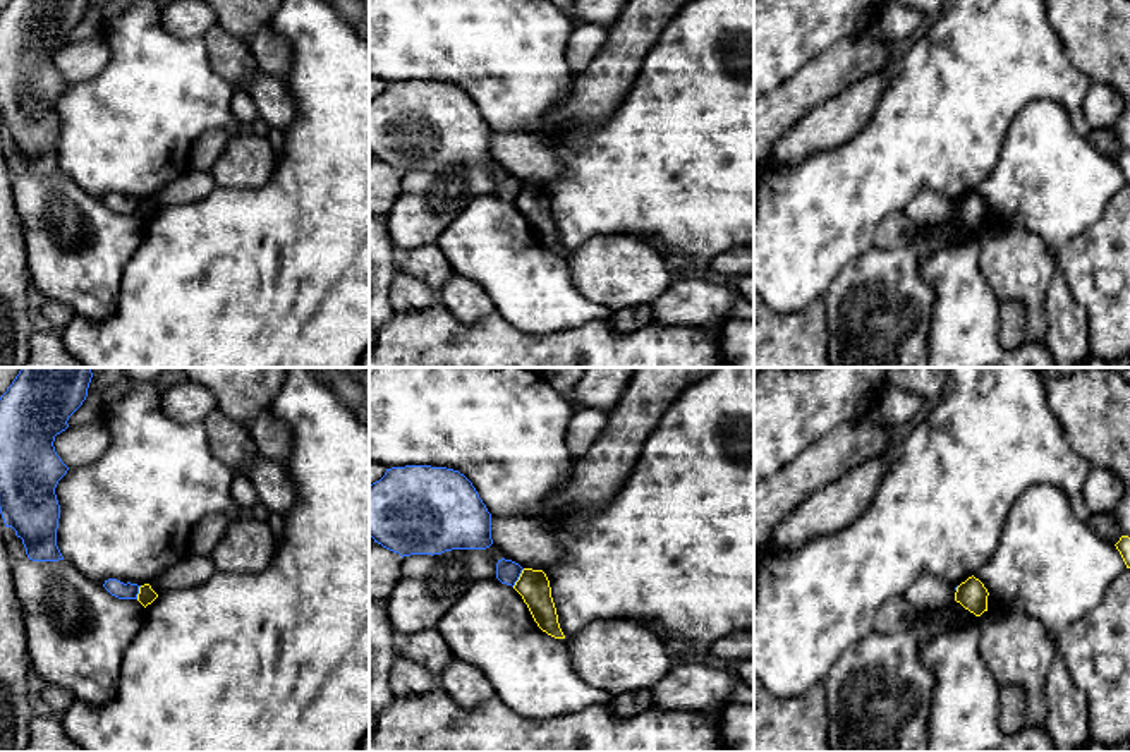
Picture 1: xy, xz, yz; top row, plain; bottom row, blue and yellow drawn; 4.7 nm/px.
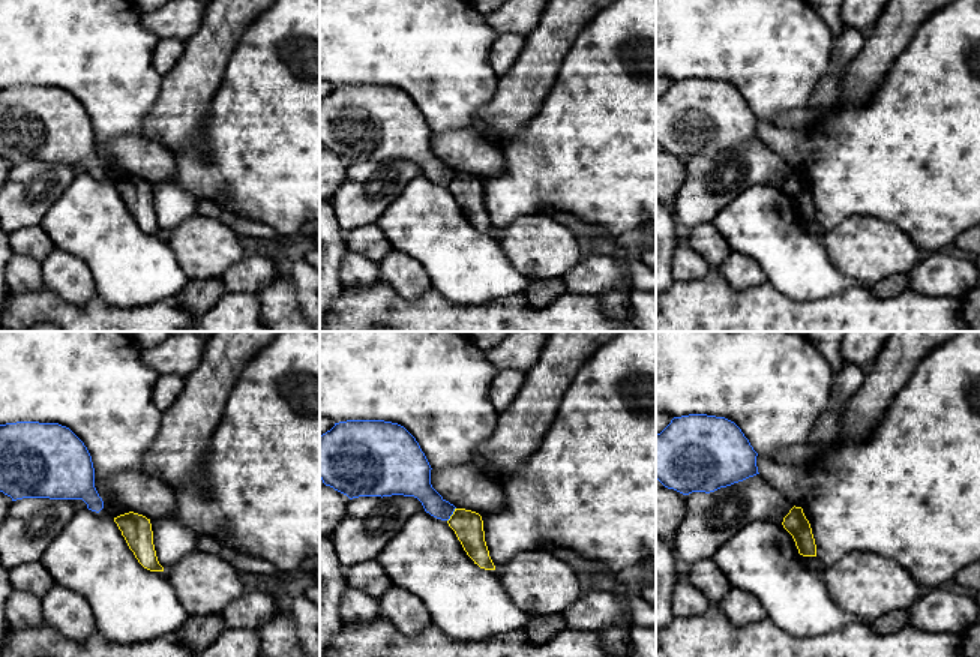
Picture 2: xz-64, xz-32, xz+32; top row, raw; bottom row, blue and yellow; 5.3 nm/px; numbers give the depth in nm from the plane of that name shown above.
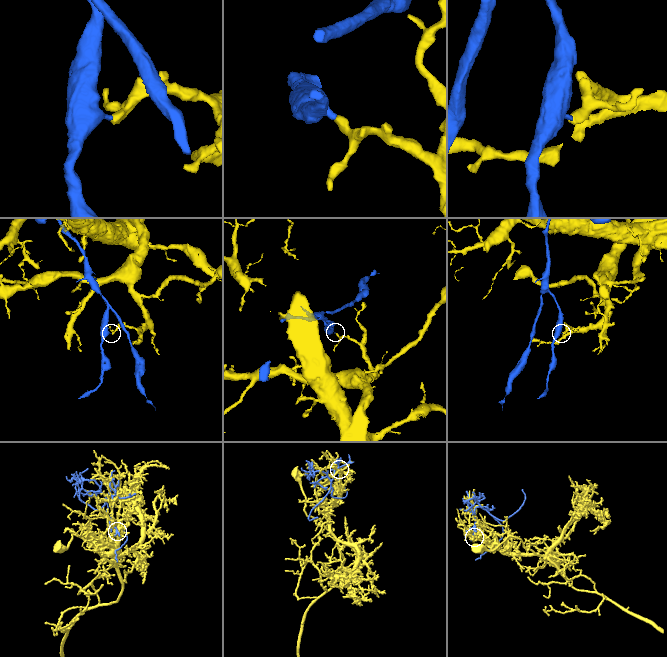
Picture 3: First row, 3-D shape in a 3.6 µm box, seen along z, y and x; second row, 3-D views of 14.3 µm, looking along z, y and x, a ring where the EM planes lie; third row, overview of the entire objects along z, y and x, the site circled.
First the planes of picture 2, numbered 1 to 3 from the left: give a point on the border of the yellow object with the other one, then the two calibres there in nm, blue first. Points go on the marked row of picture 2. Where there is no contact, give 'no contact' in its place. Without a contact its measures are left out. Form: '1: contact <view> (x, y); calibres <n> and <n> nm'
1: no contact
2: contact xz-32 (452, 513); calibres 150 and 160 nm
3: no contact

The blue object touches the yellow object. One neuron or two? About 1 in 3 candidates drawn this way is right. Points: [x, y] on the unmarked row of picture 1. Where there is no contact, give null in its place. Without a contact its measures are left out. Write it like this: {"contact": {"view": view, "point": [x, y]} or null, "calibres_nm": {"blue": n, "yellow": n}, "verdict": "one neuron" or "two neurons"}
{"contact": {"view": "xz", "point": [519, 191]}, "calibres_nm": {"blue": 110, "yellow": 150}, "verdict": "two neurons"}

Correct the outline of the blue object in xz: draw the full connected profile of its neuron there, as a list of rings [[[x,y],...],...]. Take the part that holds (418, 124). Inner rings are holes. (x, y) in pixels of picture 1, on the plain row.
[[[392,82],[369,101],[369,151],[402,173],[486,165],[493,160],[491,129],[459,86]]]

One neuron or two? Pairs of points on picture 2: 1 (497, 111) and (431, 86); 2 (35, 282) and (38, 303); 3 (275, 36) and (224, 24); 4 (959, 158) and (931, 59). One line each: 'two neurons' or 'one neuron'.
1: two neurons
2: two neurons
3: two neurons
4: one neuron

